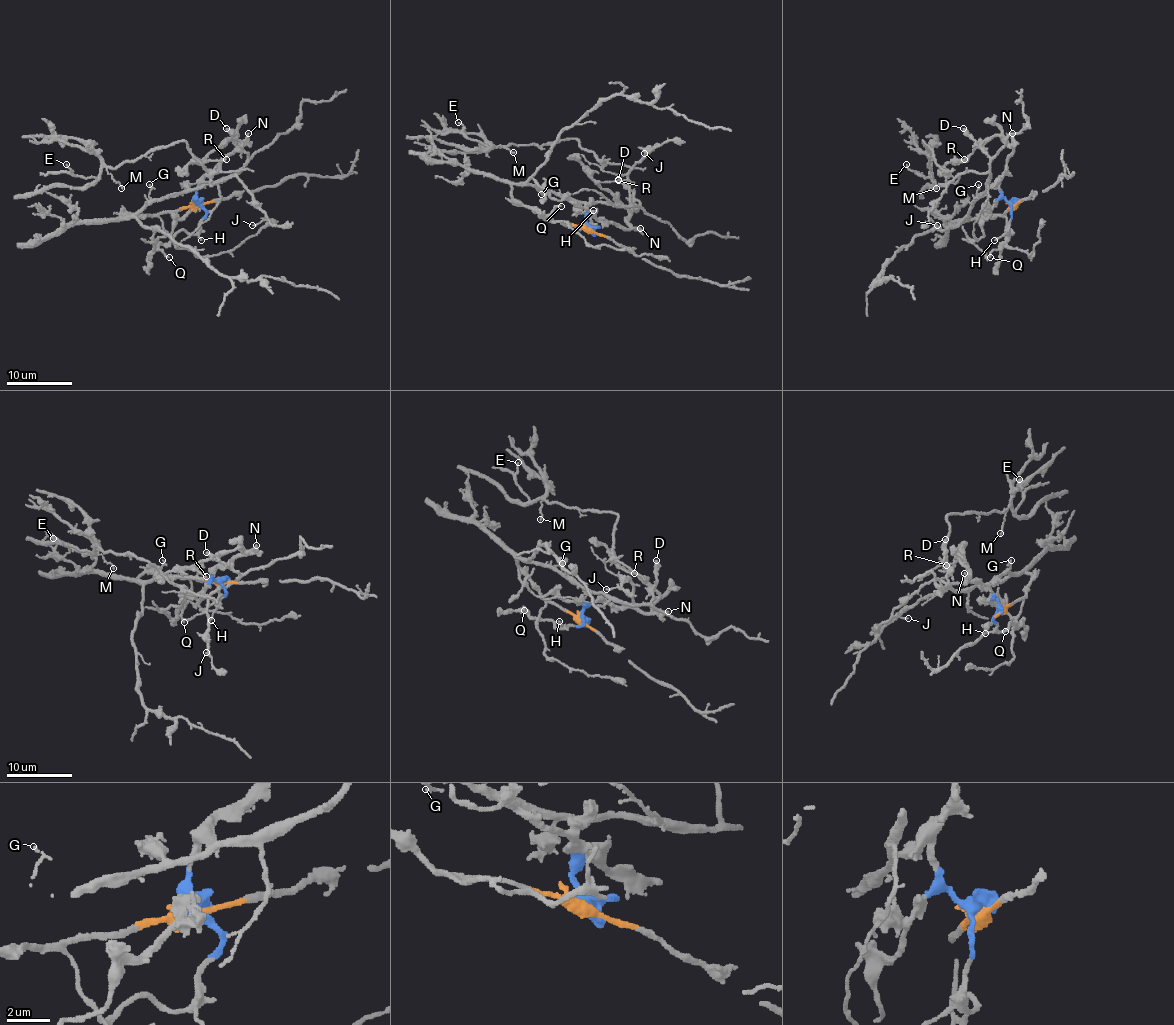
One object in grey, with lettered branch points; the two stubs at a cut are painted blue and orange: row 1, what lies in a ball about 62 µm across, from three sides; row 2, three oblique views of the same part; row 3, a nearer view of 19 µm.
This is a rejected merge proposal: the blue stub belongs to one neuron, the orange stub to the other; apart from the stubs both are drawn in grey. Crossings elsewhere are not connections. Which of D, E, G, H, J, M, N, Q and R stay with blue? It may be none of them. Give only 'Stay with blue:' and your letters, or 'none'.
Stay with blue: H, N, Q, R

